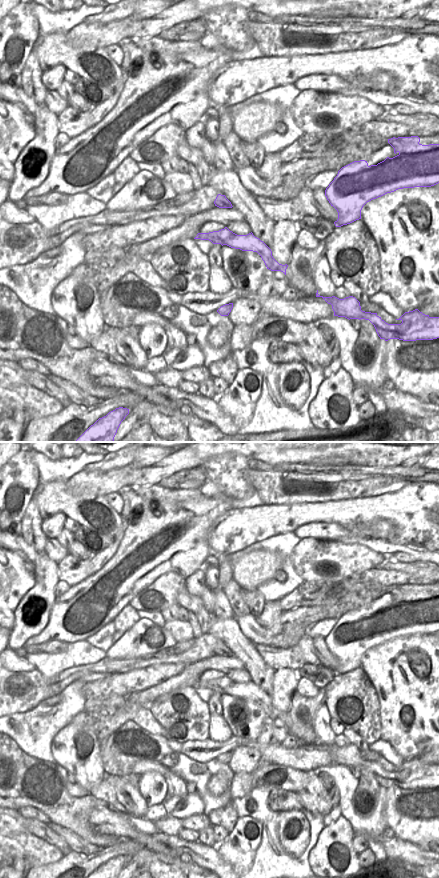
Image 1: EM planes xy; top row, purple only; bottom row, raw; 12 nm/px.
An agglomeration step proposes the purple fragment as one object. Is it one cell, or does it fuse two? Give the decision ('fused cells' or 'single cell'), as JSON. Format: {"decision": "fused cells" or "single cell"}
{"decision": "fused cells"}

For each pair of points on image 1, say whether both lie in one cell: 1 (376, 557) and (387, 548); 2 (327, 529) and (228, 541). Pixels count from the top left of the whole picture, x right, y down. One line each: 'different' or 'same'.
1: different
2: different

